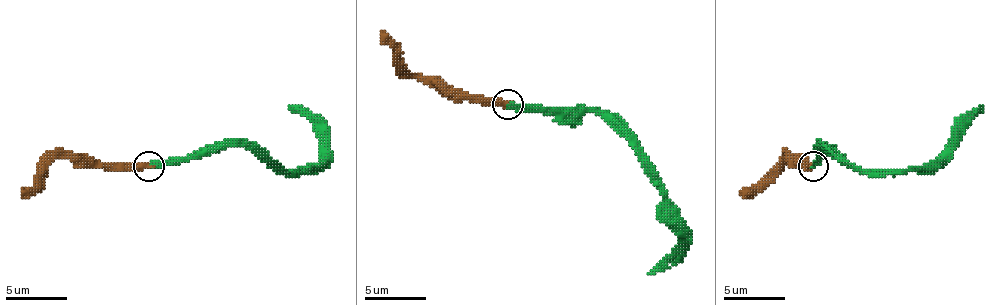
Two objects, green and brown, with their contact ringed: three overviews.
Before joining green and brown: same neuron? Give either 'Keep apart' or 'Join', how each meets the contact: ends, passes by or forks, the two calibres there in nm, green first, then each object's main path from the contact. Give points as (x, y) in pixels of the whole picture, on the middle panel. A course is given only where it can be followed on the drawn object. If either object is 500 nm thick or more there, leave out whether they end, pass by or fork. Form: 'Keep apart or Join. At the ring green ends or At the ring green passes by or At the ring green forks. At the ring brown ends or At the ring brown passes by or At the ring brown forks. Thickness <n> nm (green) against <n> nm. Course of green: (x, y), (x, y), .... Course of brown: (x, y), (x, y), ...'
Join. At the ring green ends. At the ring brown ends. Thickness 320 nm (green) against 360 nm. Course of green: (507, 105), (599, 111), (636, 151), (660, 191), (669, 218), (682, 230), (682, 243), (648, 273). Course of brown: (507, 105), (455, 99), (415, 77), (381, 31)

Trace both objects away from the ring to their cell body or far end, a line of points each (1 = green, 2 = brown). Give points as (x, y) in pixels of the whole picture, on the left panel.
1: (148, 167), (249, 145), (277, 170), (310, 170), (323, 158), (323, 133), (289, 106)
2: (148, 167), (96, 167), (77, 158), (56, 158), (22, 194)

